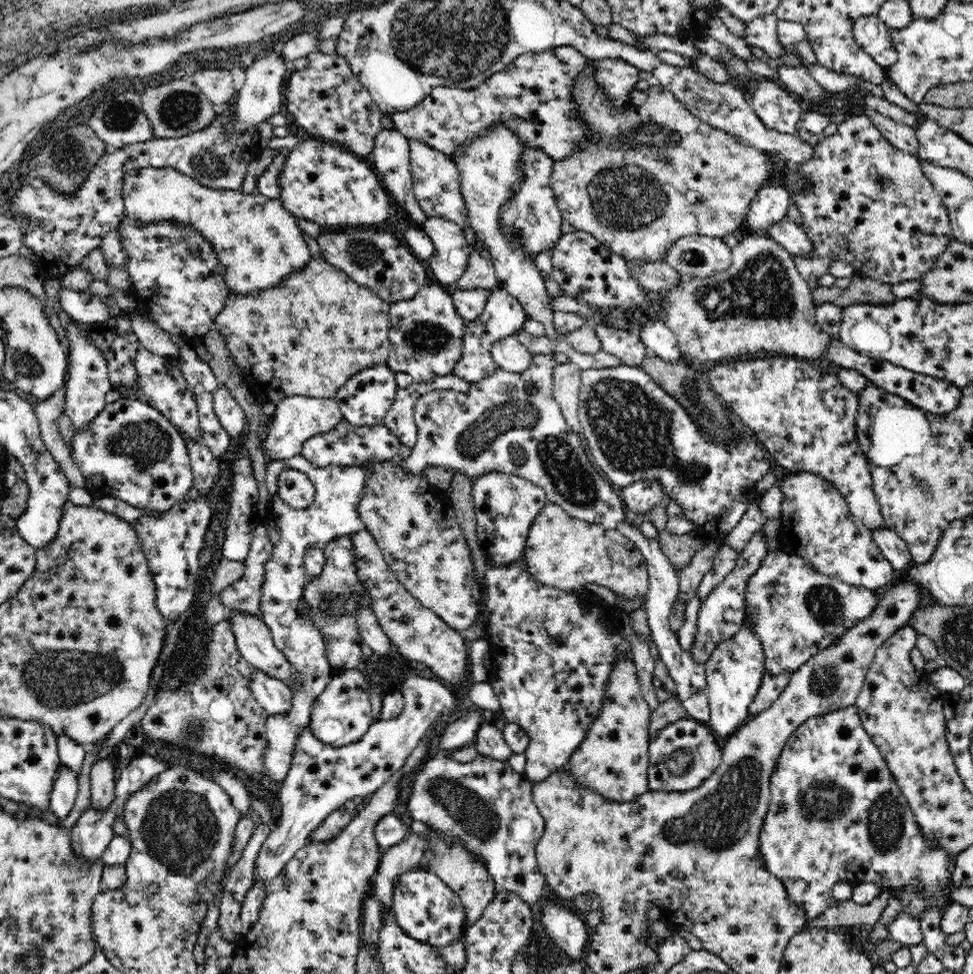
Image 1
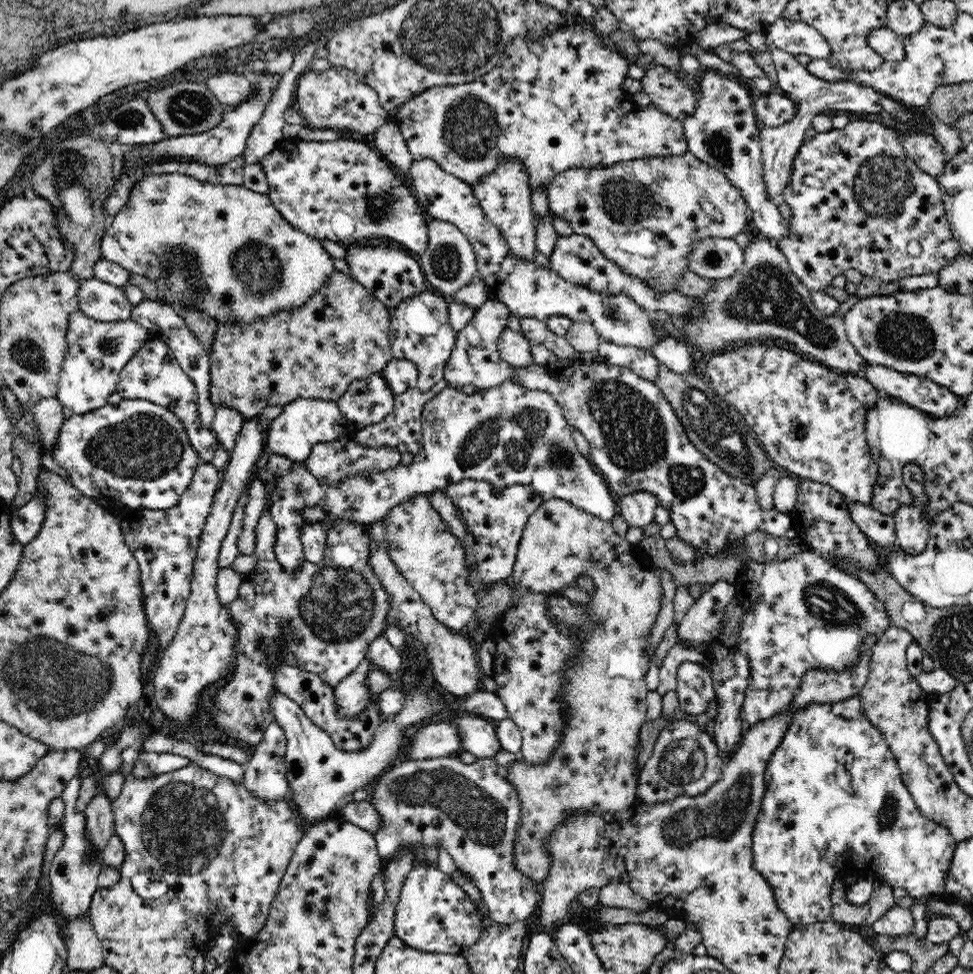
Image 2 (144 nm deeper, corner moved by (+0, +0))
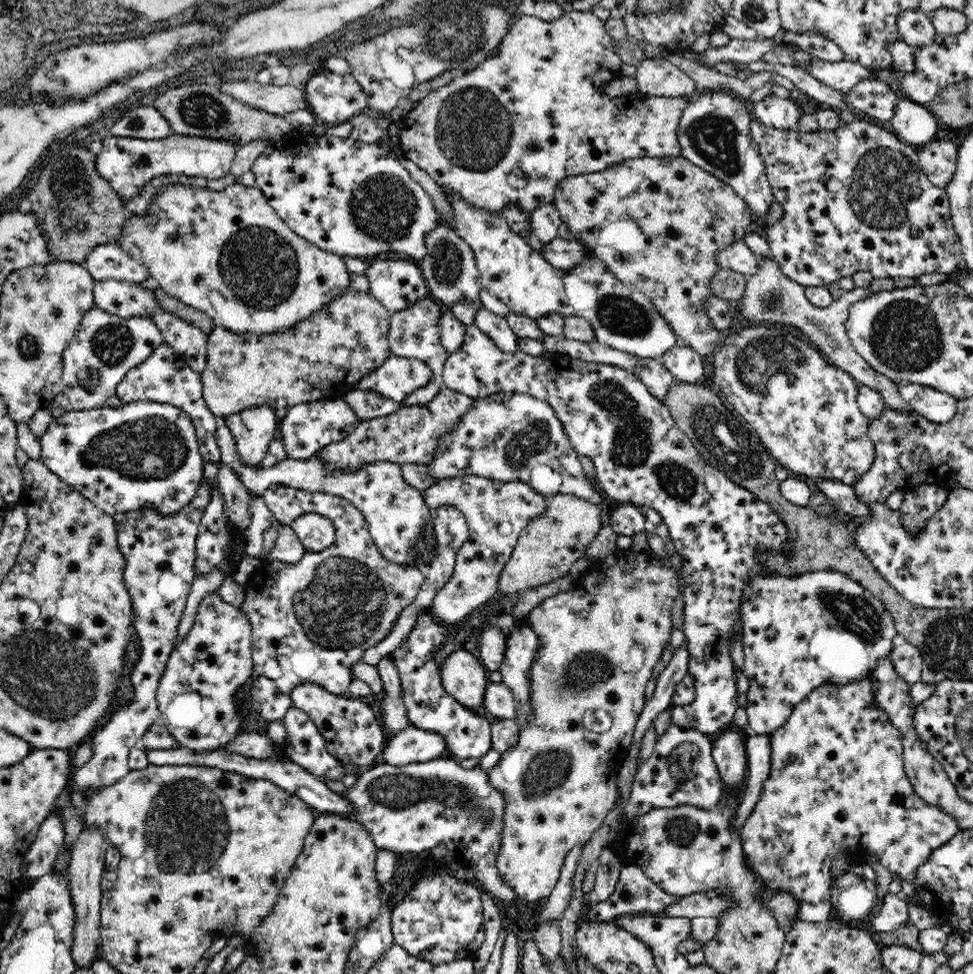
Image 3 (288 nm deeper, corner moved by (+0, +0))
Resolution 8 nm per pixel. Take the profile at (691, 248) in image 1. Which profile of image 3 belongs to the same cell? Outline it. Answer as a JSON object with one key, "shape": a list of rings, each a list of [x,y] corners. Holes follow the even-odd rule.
{"shape":[[[742,240],[742,242],[734,242],[730,244],[728,248],[720,250],[718,254],[718,264],[726,270],[732,270],[732,272],[738,272],[742,276],[748,276],[752,278],[756,272],[758,272],[758,256],[748,248],[748,244]]]}

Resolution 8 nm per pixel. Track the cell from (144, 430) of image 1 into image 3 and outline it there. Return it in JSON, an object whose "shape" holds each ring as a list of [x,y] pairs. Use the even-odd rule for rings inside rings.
{"shape":[[[138,400],[132,404],[124,404],[118,410],[112,408],[98,408],[98,410],[82,410],[82,412],[68,412],[60,418],[54,418],[54,422],[46,428],[46,432],[40,436],[40,446],[42,446],[42,462],[56,474],[60,476],[60,480],[64,484],[74,486],[74,490],[78,490],[84,498],[88,498],[88,502],[96,504],[98,510],[116,516],[116,514],[124,514],[124,512],[158,512],[160,516],[174,516],[176,512],[180,512],[182,508],[188,506],[188,502],[192,502],[192,498],[198,494],[200,484],[204,482],[204,458],[200,454],[200,442],[198,442],[198,434],[196,434],[196,426],[190,418],[190,414],[186,414],[182,408],[174,408],[172,404],[158,404],[158,402],[150,402],[150,400]]]}

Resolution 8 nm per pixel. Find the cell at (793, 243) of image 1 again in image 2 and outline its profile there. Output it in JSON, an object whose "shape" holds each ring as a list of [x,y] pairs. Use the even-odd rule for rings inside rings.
{"shape":[[[714,70],[708,72],[702,78],[702,82],[698,82],[698,86],[700,86],[700,96],[696,112],[692,112],[692,116],[682,120],[688,152],[706,166],[720,170],[720,174],[724,174],[724,178],[728,178],[728,182],[732,182],[740,190],[740,196],[744,198],[750,210],[752,222],[758,226],[764,238],[780,240],[788,236],[788,222],[780,216],[774,198],[766,190],[762,144],[760,144],[762,126],[756,118],[750,92],[744,90],[738,82],[730,82],[724,74],[716,74]]]}

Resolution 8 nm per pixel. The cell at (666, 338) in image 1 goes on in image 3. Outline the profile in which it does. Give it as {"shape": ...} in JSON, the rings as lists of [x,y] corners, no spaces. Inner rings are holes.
{"shape":[[[686,344],[670,348],[662,356],[660,364],[666,366],[676,376],[676,382],[696,384],[696,382],[700,382],[704,378],[702,356],[694,348],[688,348]]]}

